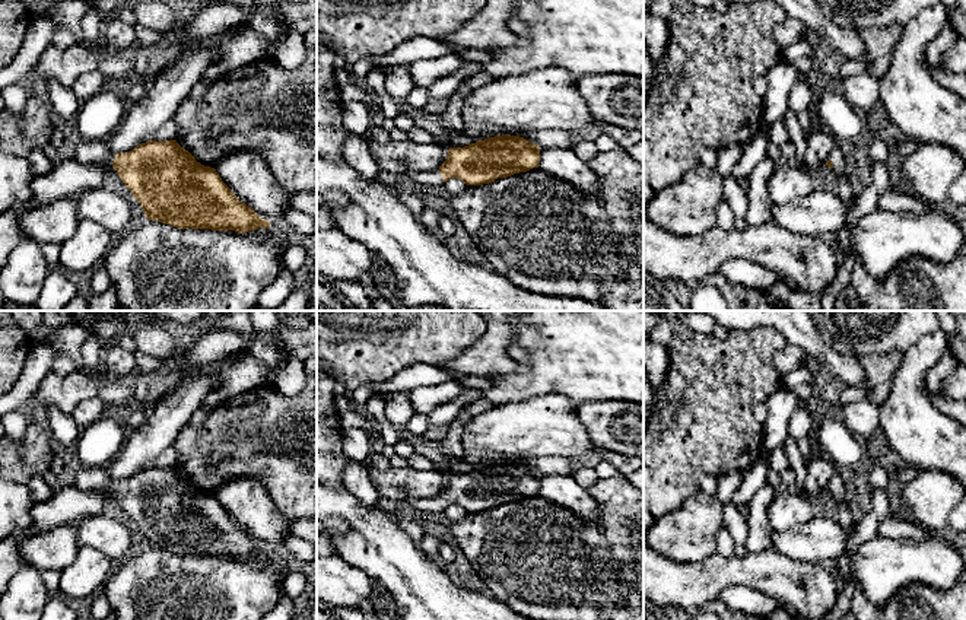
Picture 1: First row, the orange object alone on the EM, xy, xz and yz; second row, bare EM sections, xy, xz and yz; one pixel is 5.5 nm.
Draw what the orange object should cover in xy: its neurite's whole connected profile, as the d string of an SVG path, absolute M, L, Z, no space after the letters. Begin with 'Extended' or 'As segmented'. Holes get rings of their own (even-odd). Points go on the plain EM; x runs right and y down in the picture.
Extended. M83 467L74 476L74 487L114 495L149 547L238 560L270 554L268 547L238 527L215 495L197 489L177 467L150 467L125 480L115 480L105 468Z

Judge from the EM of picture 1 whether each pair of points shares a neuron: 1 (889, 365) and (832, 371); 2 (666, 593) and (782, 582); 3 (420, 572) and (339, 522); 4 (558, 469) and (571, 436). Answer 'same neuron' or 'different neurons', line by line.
1: different neurons
2: same neuron
3: same neuron
4: different neurons

